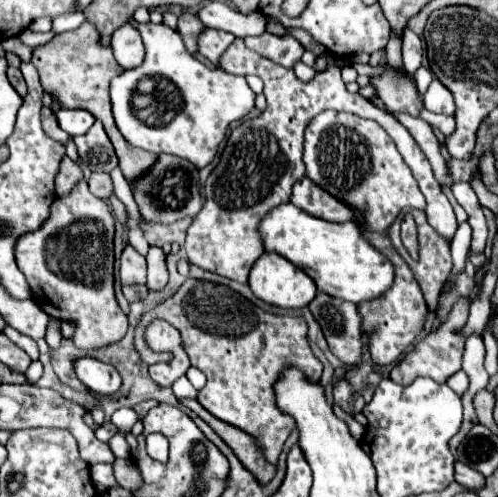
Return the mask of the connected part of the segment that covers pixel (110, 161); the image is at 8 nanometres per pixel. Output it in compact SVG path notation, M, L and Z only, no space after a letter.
M95 121L93 127L85 133L75 137L75 145L79 149L79 159L91 169L109 173L117 167L117 155L113 151L113 145L101 125L101 121Z

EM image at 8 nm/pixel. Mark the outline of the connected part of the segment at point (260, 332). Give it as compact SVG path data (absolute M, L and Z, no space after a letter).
M187 279L173 297L143 313L135 327L133 345L149 366L170 361L169 352L155 353L144 342L145 325L153 319L165 319L177 325L191 365L207 375L207 385L199 391L199 403L217 419L253 433L267 461L277 465L277 457L295 427L295 419L277 407L273 387L281 373L291 367L305 373L309 381L319 381L323 371L321 361L307 345L305 319L267 313L225 285Z

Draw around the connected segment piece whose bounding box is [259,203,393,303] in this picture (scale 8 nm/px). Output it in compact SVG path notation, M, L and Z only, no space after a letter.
M281 203L261 219L259 235L265 251L289 259L315 281L319 291L331 297L361 303L379 297L393 283L391 261L361 237L361 229L353 221L329 223L307 215L291 203Z

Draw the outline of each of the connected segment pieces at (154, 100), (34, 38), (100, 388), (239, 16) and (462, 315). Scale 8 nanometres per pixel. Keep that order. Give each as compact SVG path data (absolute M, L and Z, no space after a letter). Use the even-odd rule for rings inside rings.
M145 23L137 25L137 29L141 29L145 59L141 67L125 69L121 75L111 79L115 123L131 145L151 153L173 153L177 157L185 157L201 169L215 157L229 123L243 119L253 109L255 93L247 85L245 77L199 63L185 49L181 35L165 23ZM157 75L163 77L167 85L157 83L151 93L151 101L145 101L145 105L139 105L141 101L133 101L133 91L139 87L139 81L145 77L155 79Z
M23 31L21 35L19 35L19 41L23 43L23 45L29 45L29 47L37 47L39 43L45 43L45 41L51 41L51 37L53 37L55 33L33 33L33 31Z
M95 357L73 359L75 373L79 381L93 393L109 395L121 387L121 377L113 365L107 365Z
M211 1L197 11L197 17L205 27L223 29L233 33L235 37L261 35L265 33L267 19L261 13L239 13L237 9L227 7L223 1Z
M461 295L453 303L447 319L443 319L435 331L431 331L427 337L423 337L417 343L417 347L411 353L407 353L397 367L391 369L389 379L399 385L411 385L417 377L431 377L437 383L445 383L453 373L457 373L461 369L461 355L463 355L463 345L465 345L465 339L459 335L459 329L467 323L469 305L471 305L471 299Z

